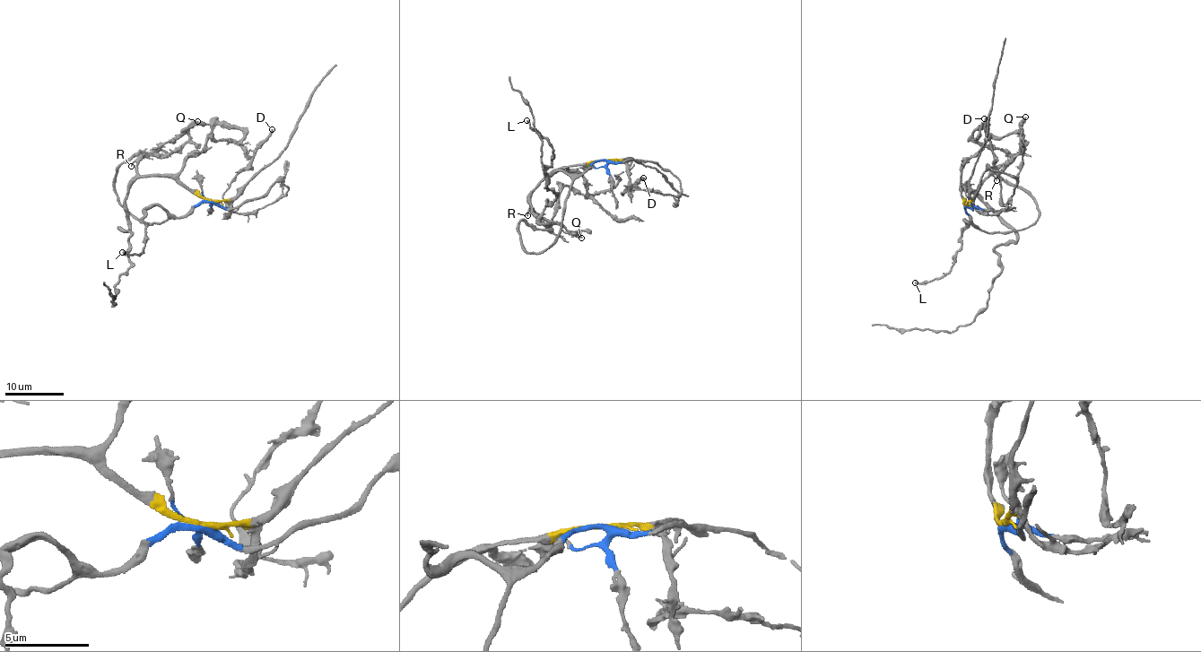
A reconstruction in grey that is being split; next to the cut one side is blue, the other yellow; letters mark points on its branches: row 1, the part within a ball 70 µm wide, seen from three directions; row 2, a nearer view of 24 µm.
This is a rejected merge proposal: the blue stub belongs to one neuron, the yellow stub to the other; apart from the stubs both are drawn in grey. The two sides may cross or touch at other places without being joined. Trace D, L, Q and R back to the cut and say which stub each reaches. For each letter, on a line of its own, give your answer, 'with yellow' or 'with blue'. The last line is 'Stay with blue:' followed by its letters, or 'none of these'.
D: with blue
L: with blue
Q: with yellow
R: with yellow
Stay with blue: D, L

